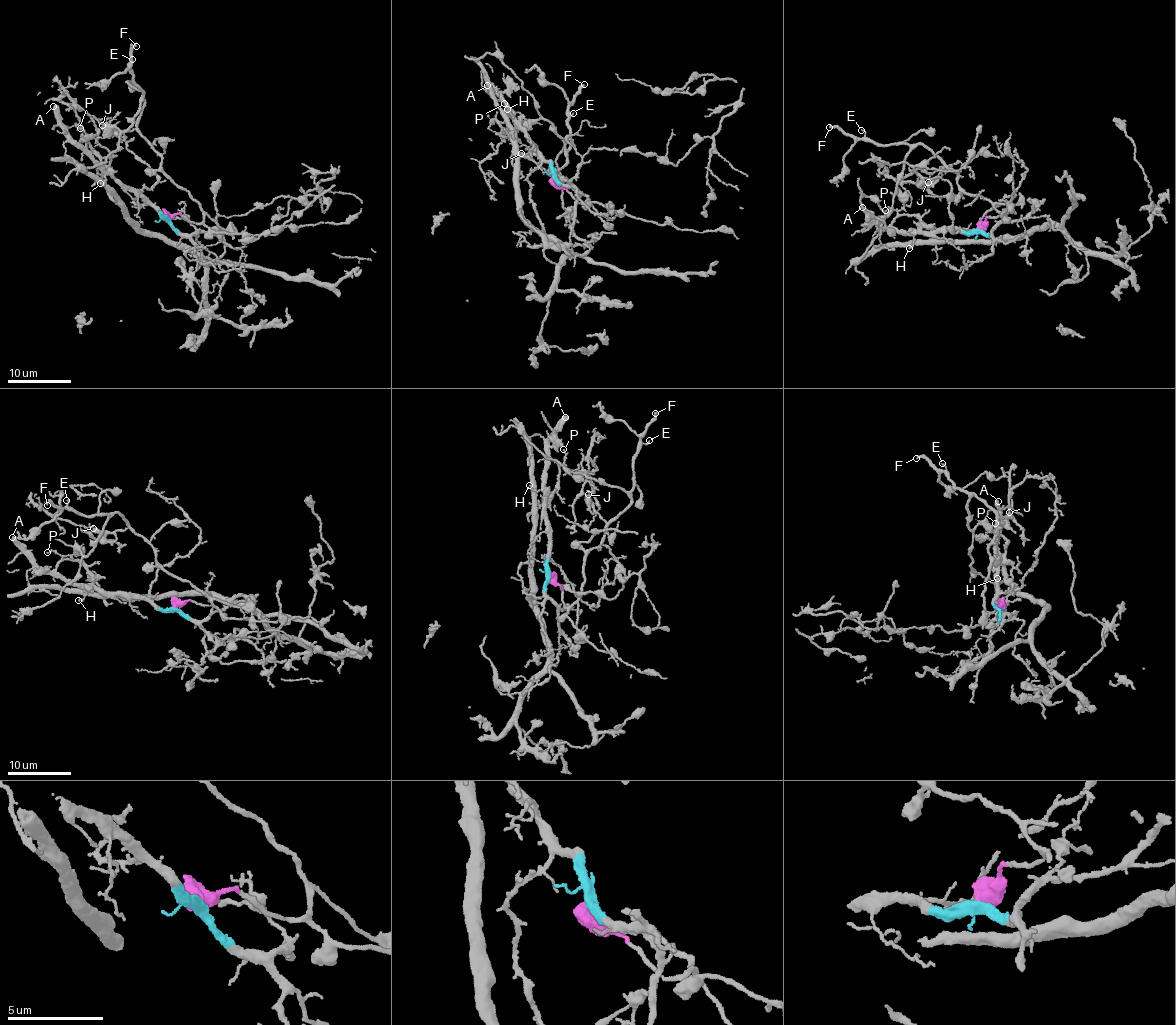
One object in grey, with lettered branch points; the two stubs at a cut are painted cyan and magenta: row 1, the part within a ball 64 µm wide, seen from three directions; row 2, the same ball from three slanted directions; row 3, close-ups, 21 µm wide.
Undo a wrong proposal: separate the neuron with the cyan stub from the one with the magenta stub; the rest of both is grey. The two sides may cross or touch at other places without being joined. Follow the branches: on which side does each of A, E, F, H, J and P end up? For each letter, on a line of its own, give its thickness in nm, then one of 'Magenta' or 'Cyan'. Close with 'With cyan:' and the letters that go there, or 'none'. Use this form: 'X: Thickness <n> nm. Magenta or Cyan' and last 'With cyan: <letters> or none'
A: Thickness 500 nm. Cyan
E: Thickness 110 nm. Magenta
F: Thickness 260 nm. Magenta
H: Thickness 120 nm. Cyan
J: Thickness 500 nm. Magenta
P: Thickness 140 nm. Cyan
With cyan: A, H, P

